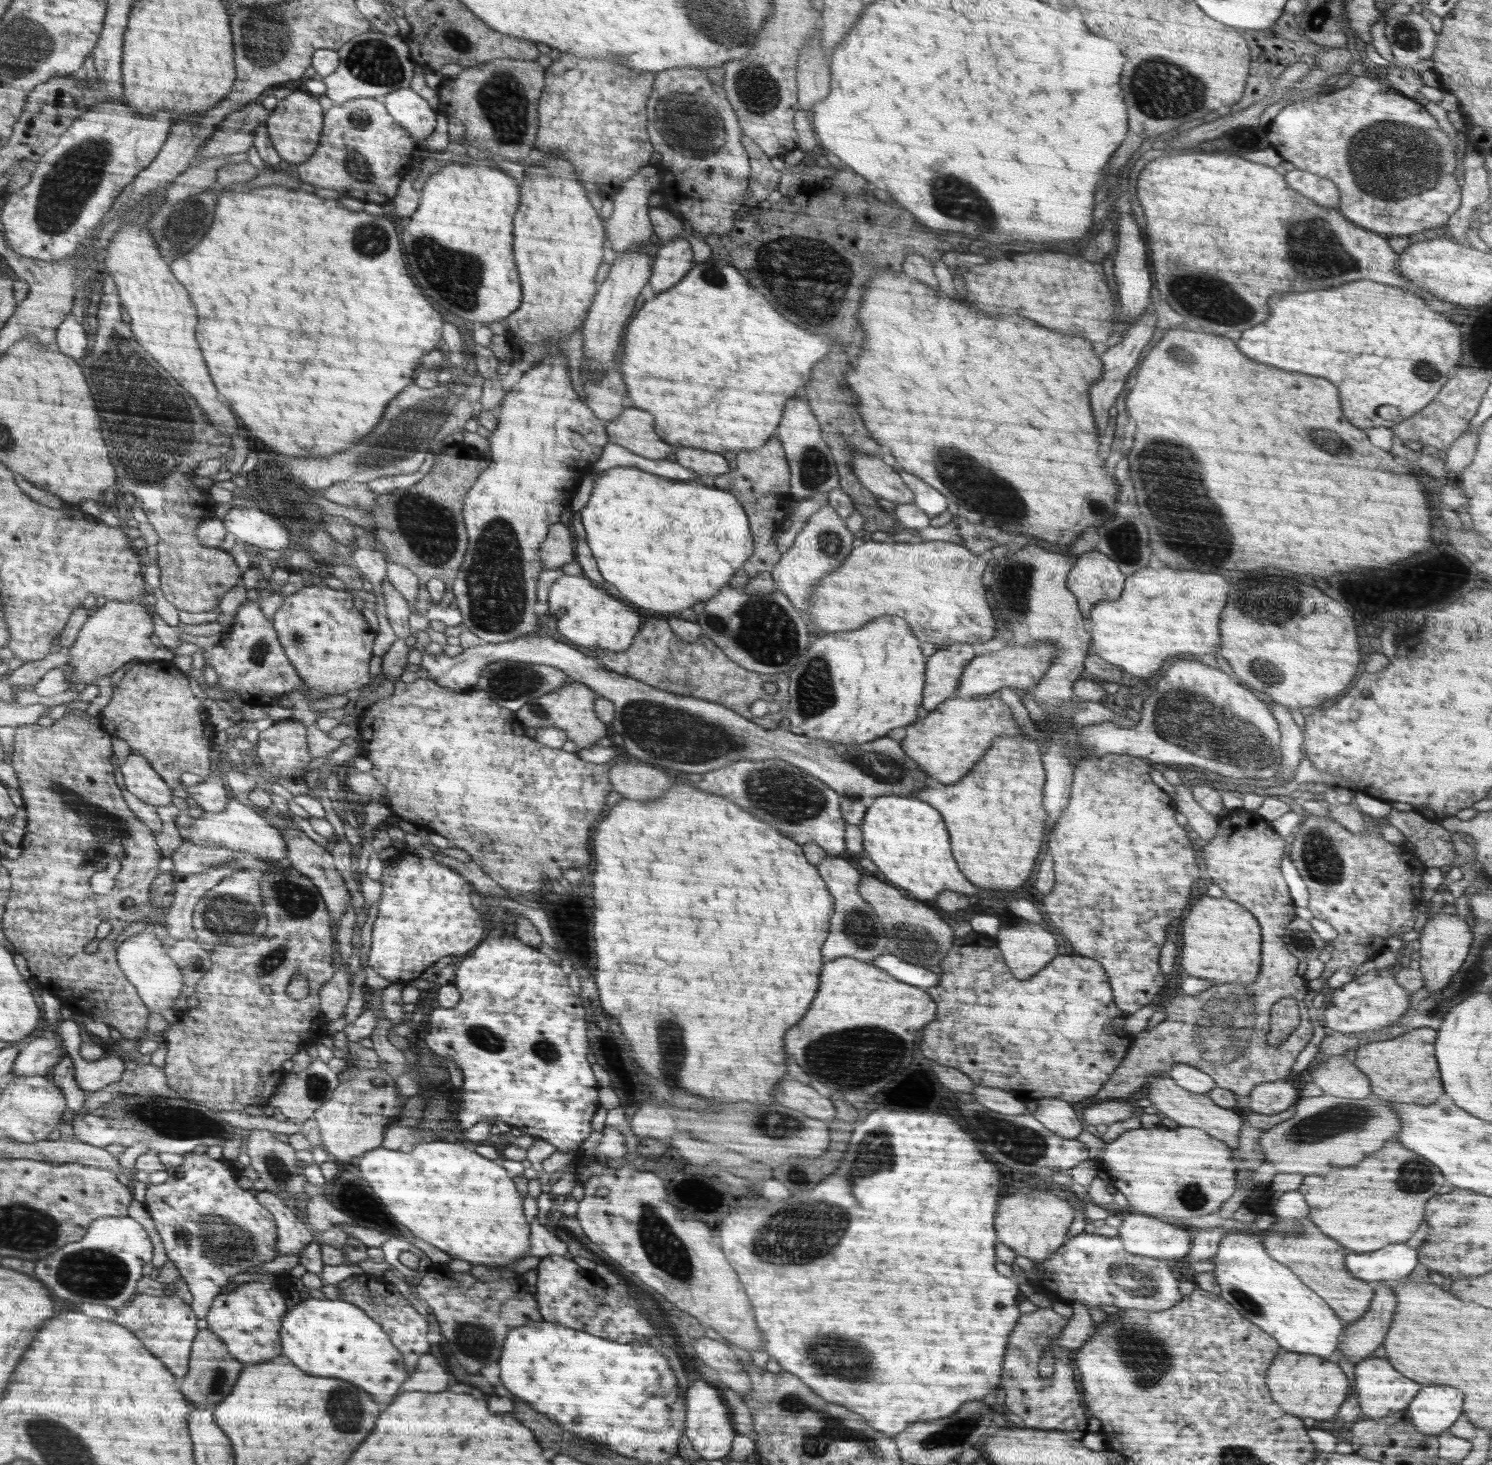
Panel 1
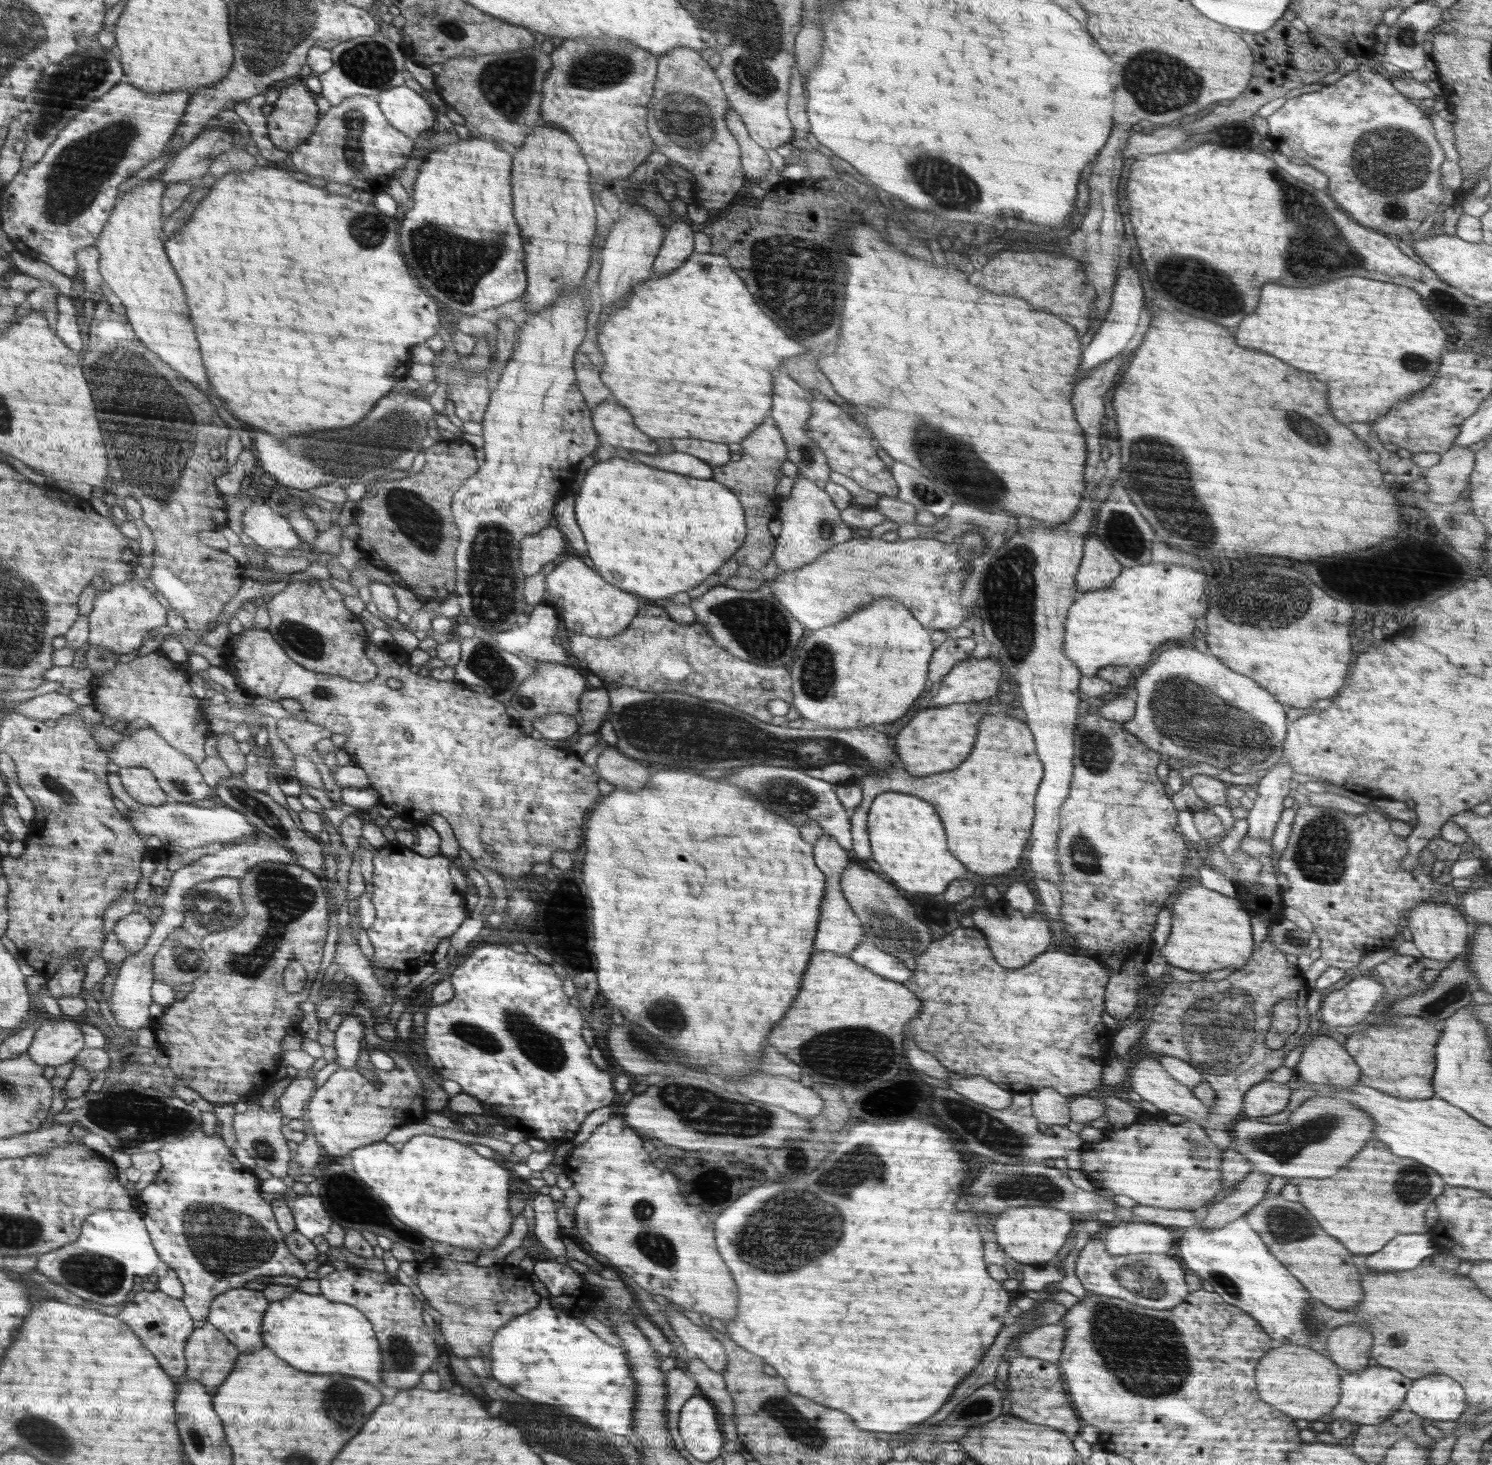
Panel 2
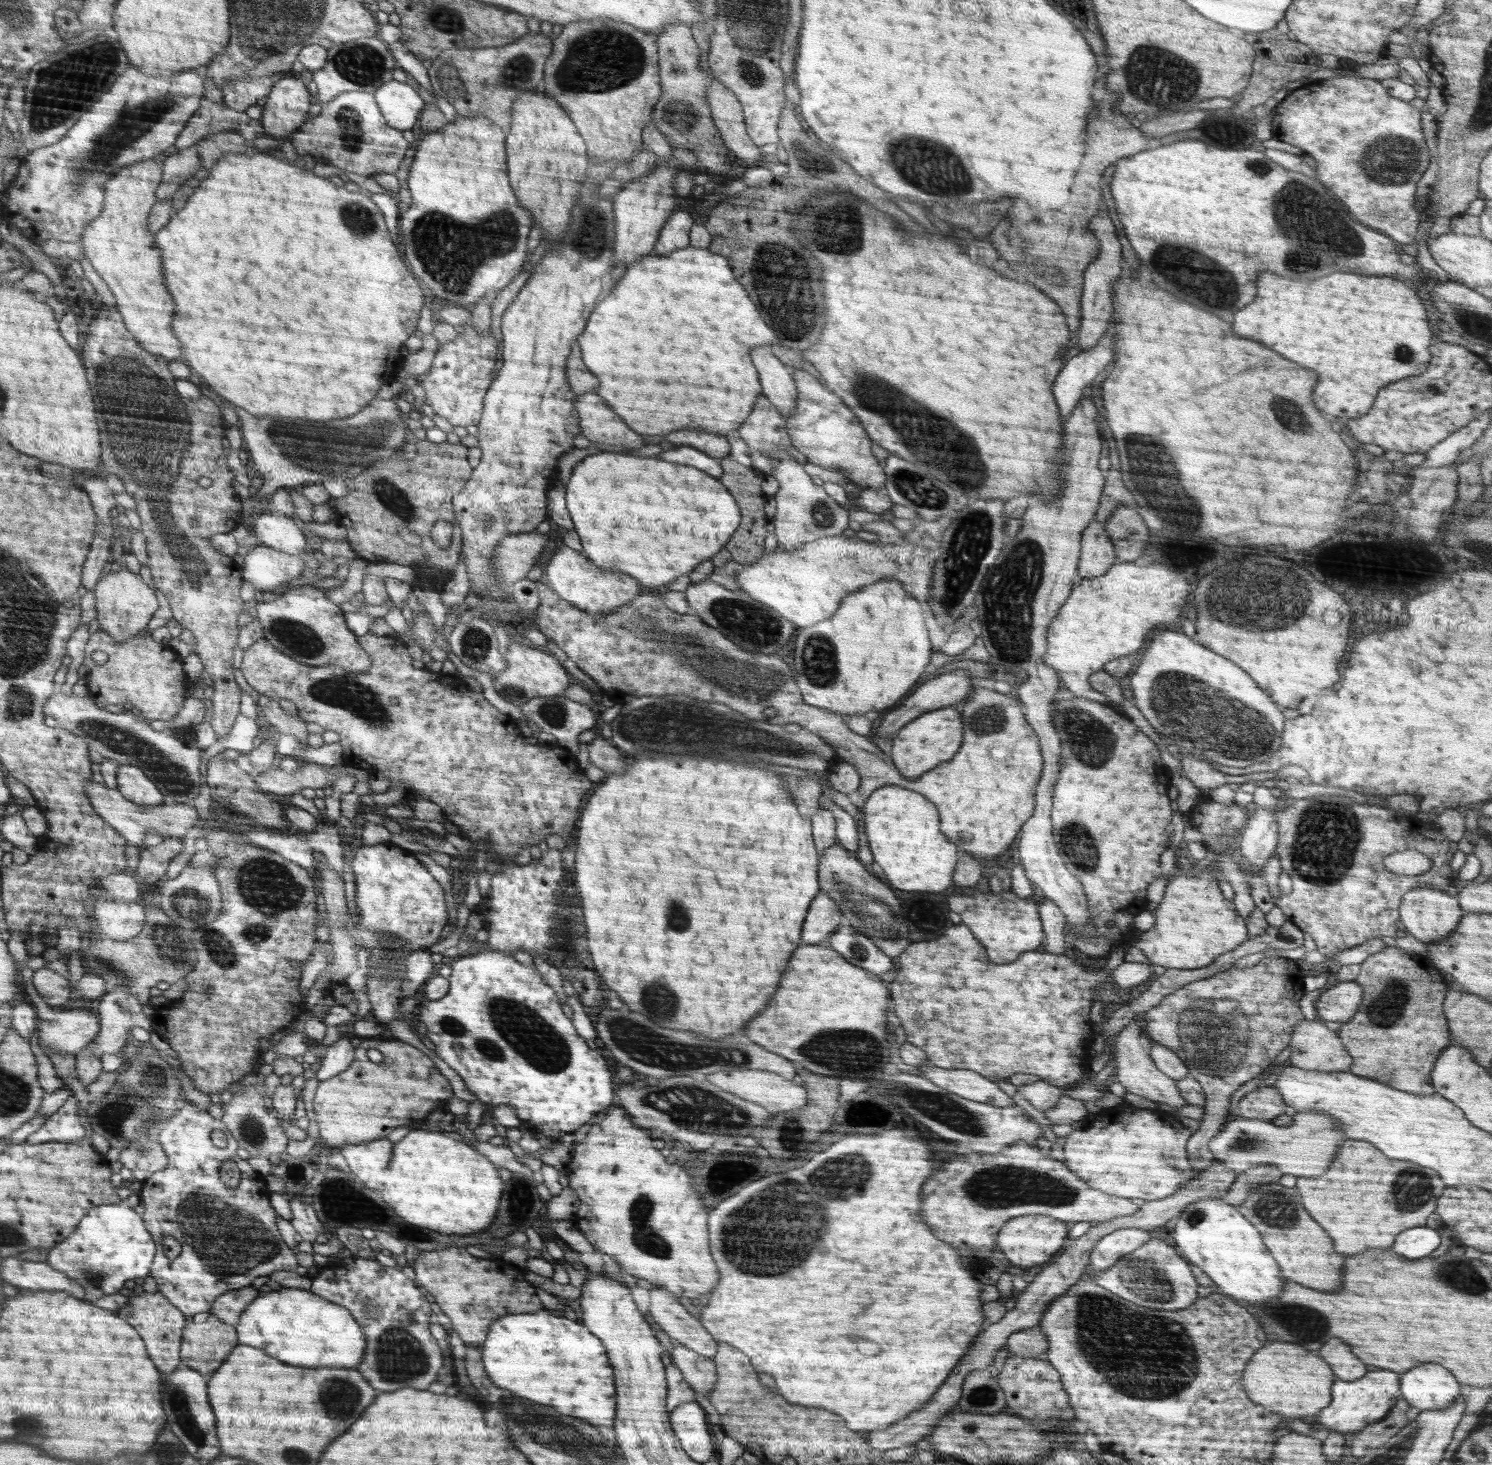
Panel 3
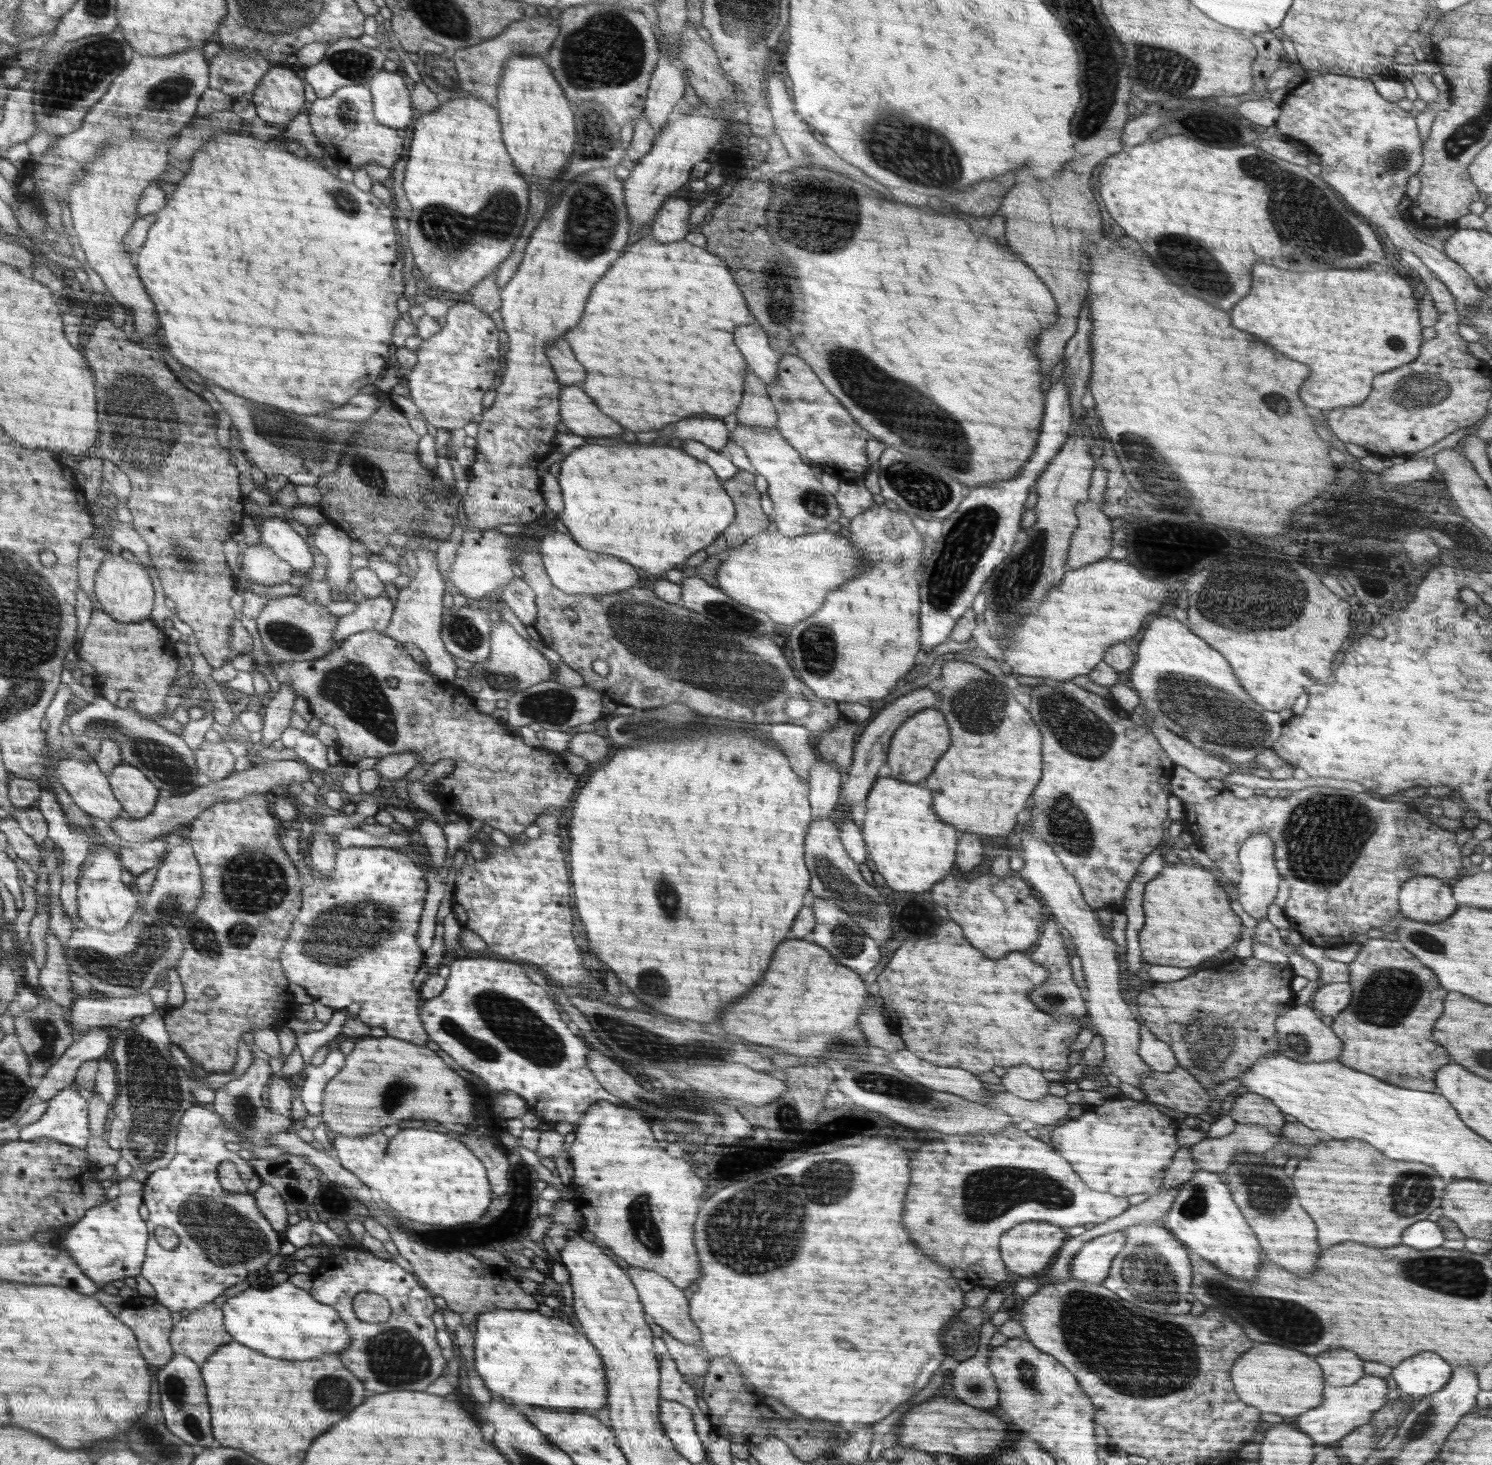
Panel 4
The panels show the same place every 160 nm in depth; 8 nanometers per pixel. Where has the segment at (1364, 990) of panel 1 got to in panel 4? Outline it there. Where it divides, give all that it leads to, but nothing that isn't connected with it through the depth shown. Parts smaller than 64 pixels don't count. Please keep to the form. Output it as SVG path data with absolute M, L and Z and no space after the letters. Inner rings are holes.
M1349 982L1326 984L1314 991L1309 1005L1320 1015L1334 1018L1348 1006L1352 993L1352 985Z

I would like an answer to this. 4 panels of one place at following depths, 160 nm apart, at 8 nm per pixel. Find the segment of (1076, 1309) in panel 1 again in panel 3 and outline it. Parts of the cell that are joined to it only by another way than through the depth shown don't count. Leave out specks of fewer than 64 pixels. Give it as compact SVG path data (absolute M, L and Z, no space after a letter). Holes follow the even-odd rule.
M1036 1325L1032 1328L1016 1331L1008 1337L1008 1355L1019 1354L1020 1356L1040 1356L1044 1357L1048 1350L1049 1342L1042 1329Z

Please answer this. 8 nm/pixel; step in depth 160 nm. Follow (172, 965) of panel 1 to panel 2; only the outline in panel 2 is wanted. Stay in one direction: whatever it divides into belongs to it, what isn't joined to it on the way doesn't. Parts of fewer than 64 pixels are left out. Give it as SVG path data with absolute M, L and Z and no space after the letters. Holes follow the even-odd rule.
M137 912L123 916L113 928L120 944L128 948L131 954L136 954L147 944L153 929L148 917Z

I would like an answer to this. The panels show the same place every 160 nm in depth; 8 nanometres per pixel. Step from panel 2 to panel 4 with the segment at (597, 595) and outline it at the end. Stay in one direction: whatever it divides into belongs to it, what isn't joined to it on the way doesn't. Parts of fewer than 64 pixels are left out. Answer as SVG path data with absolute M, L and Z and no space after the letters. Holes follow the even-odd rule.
M552 532L542 539L542 558L545 571L554 586L566 594L612 594L633 588L636 584L636 568L618 558L586 550L571 535Z

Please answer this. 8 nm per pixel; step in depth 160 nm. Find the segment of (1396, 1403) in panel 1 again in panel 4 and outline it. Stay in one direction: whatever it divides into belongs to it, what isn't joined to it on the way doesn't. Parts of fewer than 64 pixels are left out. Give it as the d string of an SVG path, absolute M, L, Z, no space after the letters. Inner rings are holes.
M1365 1374L1350 1386L1325 1387L1324 1404L1320 1404L1314 1410L1308 1410L1302 1416L1298 1416L1298 1420L1296 1420L1298 1429L1306 1432L1314 1440L1315 1444L1335 1445L1336 1440L1339 1441L1354 1429L1368 1423L1373 1414L1387 1403L1387 1392L1391 1385L1388 1378L1383 1379Z

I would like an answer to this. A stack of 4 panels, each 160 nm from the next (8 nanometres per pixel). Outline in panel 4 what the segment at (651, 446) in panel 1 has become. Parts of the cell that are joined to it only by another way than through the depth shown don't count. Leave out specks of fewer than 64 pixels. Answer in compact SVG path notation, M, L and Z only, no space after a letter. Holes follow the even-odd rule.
M566 386L566 394L562 394L562 418L578 436L622 436L622 426L602 414L594 400L576 386Z

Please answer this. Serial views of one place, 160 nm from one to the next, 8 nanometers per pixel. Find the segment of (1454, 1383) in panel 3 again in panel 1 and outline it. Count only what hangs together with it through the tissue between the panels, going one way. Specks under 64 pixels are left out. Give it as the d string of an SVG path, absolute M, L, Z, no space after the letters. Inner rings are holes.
M1422 1386L1406 1408L1412 1424L1422 1433L1438 1436L1463 1412L1463 1392L1453 1386Z

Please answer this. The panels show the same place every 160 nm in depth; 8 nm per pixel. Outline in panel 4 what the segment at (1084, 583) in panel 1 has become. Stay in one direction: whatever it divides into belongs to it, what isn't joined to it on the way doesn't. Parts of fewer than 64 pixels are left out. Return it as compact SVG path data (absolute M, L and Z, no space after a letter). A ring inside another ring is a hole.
M1077 504L1078 526L1070 539L1066 566L1076 570L1106 559L1112 548L1114 528L1109 512L1091 505Z

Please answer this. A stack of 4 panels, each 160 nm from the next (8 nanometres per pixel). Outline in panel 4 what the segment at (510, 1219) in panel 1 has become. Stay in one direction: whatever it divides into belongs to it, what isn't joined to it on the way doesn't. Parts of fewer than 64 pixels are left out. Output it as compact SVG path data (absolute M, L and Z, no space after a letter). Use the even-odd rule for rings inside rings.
M412 1128L401 1130L394 1138L388 1138L380 1131L360 1136L337 1134L333 1146L338 1152L338 1158L341 1159L341 1165L346 1167L346 1170L357 1175L366 1186L378 1190L379 1194L382 1194L381 1199L390 1208L394 1208L396 1212L400 1212L410 1220L442 1226L476 1222L486 1212L494 1197L491 1182L486 1178L486 1166L482 1166L482 1162L464 1144L448 1138L446 1133Z

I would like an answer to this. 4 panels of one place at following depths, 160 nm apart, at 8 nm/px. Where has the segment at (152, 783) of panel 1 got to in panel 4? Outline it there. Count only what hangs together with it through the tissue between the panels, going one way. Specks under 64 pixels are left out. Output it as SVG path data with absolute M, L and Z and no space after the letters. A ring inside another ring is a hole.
M122 762L109 775L109 785L115 797L121 802L121 816L127 819L140 819L148 816L157 804L158 790L138 768Z

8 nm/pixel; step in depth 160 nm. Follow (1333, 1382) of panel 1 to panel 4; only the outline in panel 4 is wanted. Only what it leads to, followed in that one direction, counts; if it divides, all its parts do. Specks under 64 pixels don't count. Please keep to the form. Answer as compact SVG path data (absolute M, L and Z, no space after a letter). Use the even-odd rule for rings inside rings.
M1258 1344L1234 1362L1231 1379L1242 1402L1252 1404L1262 1412L1298 1416L1322 1402L1322 1392L1326 1387L1322 1372L1312 1356L1276 1344Z

